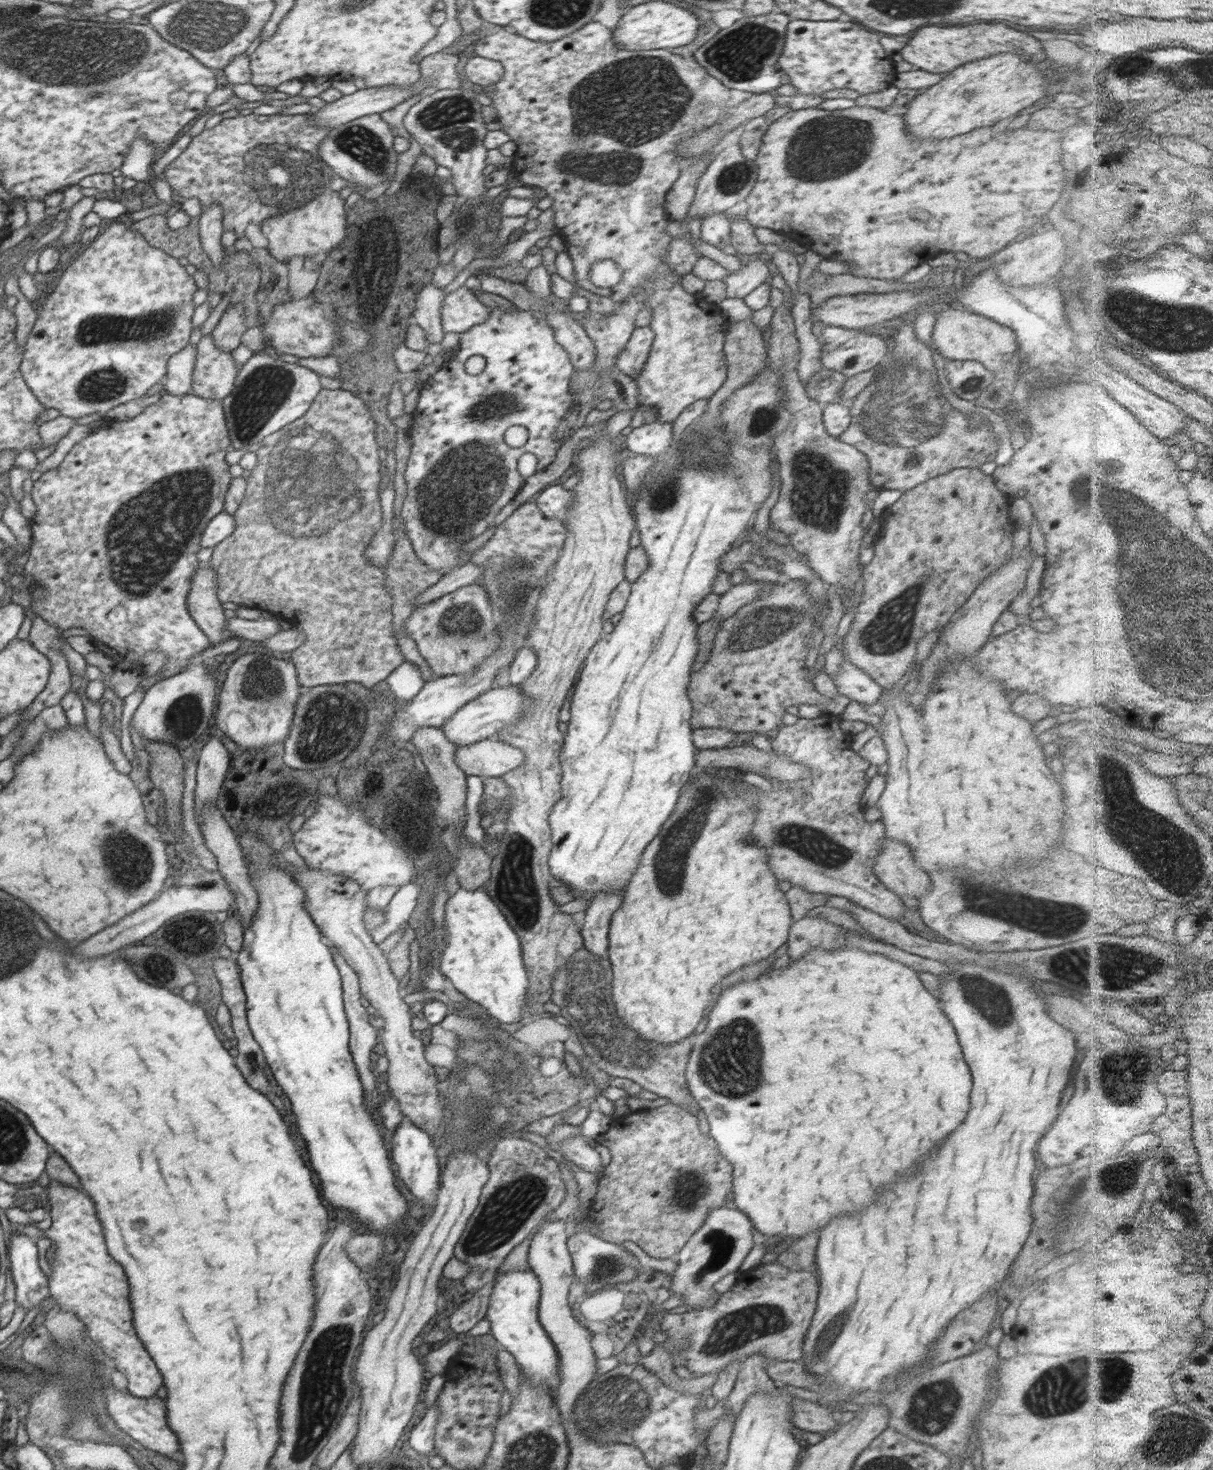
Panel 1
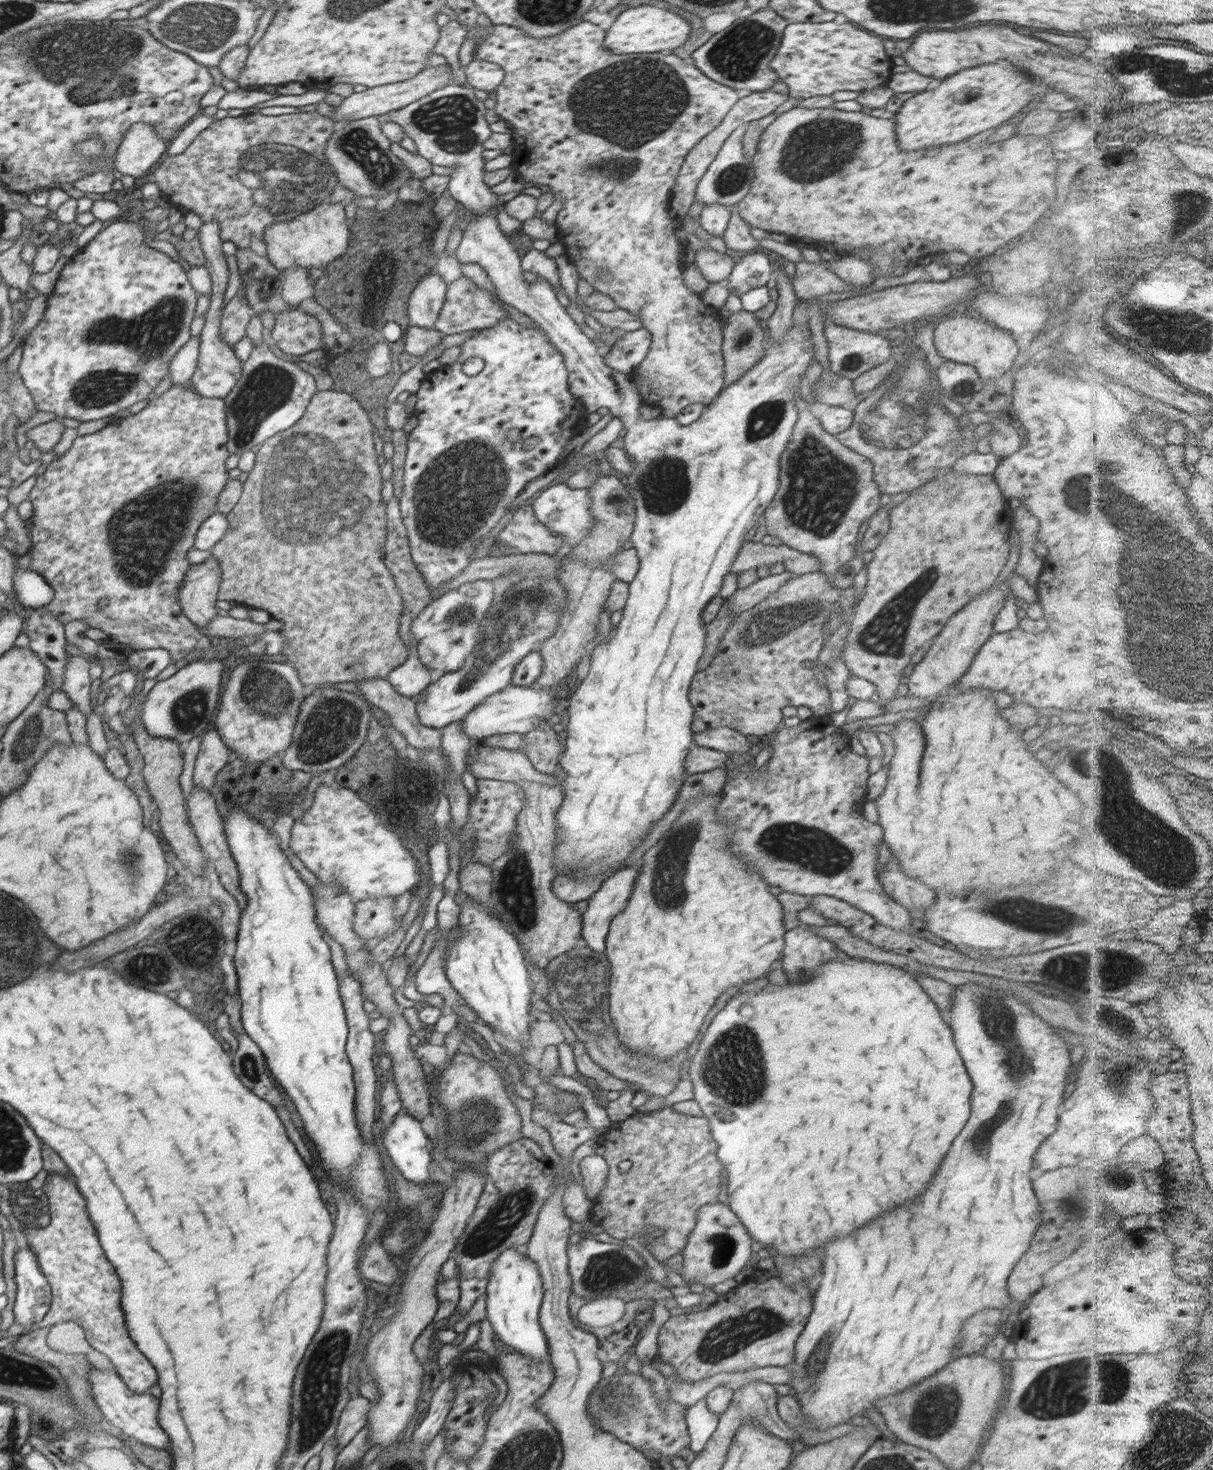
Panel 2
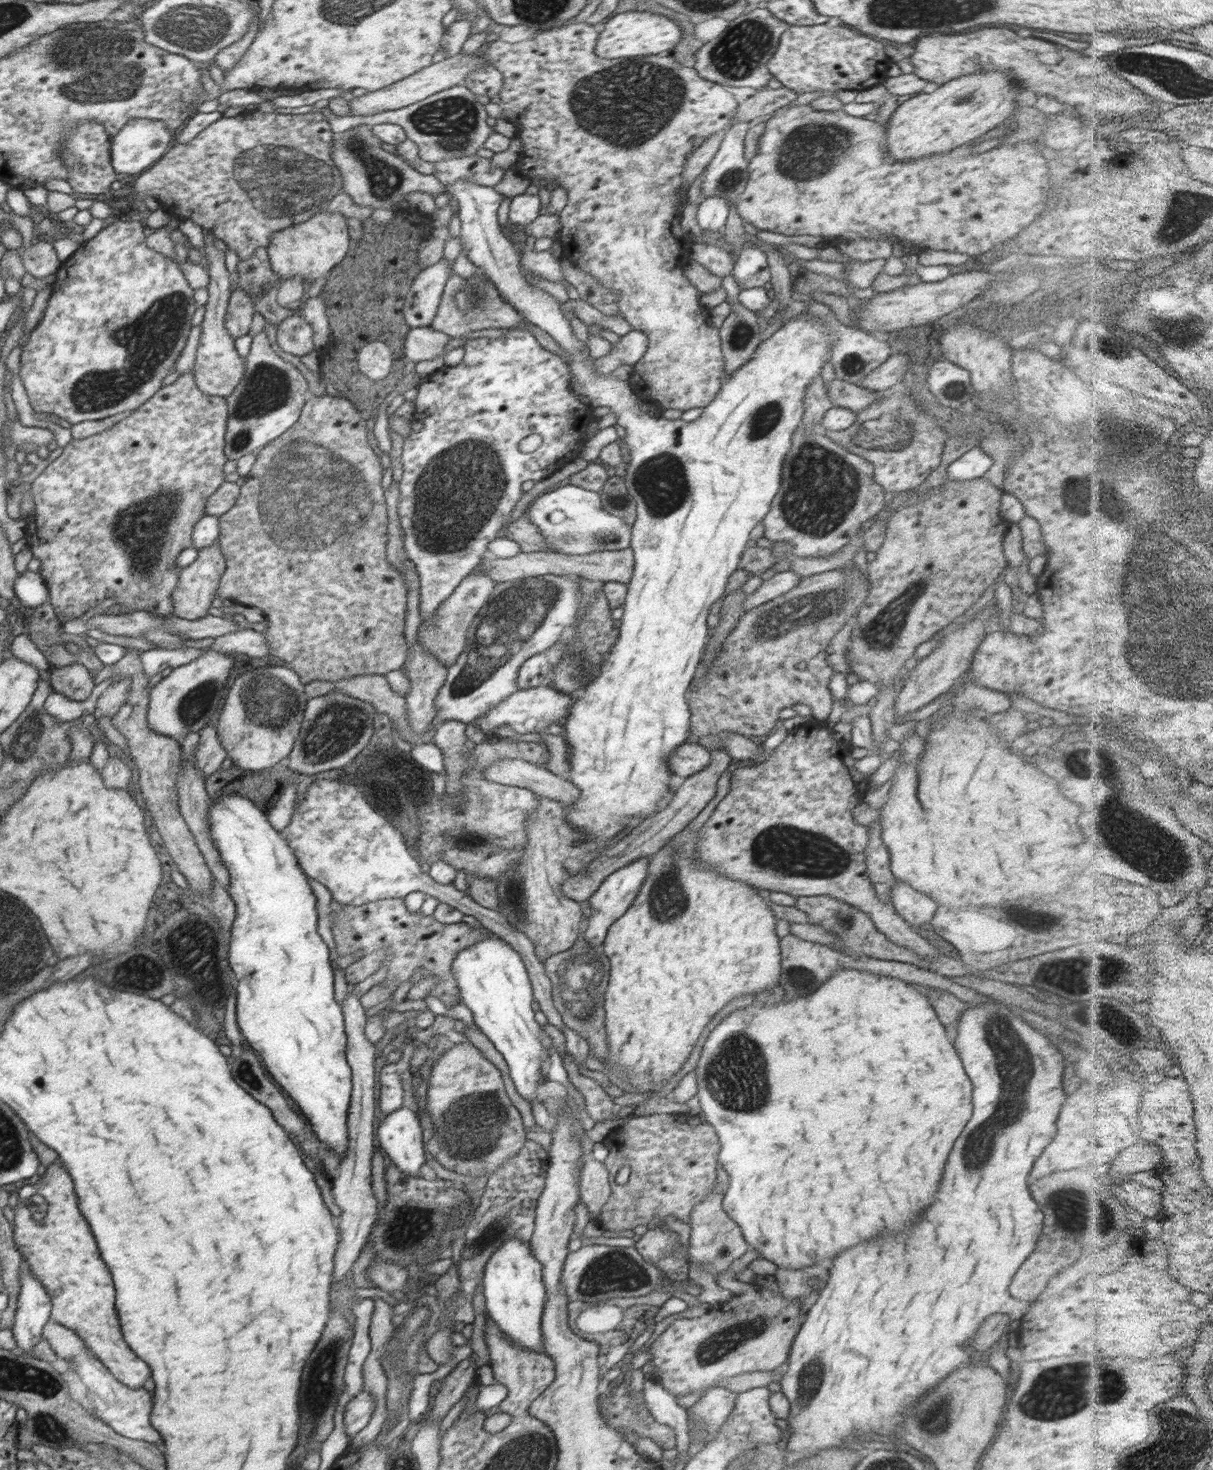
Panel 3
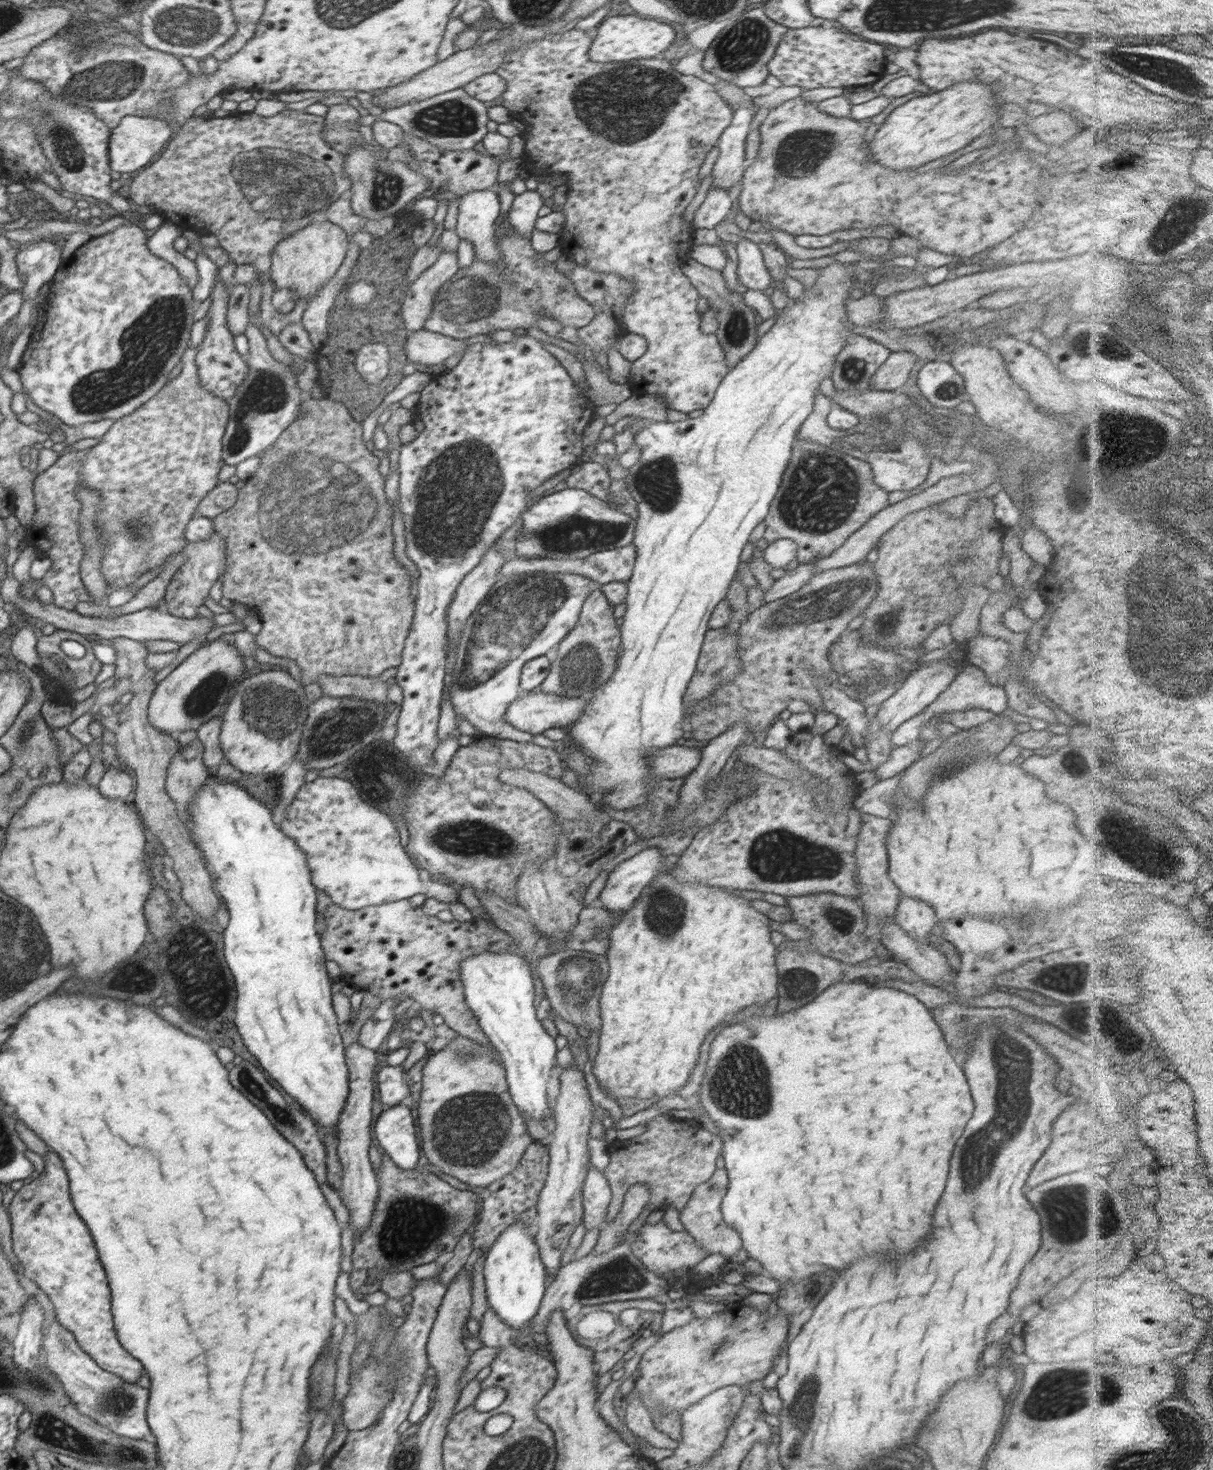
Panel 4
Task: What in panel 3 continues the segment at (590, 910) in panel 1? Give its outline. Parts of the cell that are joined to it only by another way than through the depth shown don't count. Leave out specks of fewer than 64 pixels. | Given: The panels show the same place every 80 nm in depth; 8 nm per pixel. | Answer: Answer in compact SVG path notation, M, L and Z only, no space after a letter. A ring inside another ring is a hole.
M642 857L642 859L636 859L634 862L623 866L624 868L616 870L616 872L612 872L610 876L600 881L599 887L589 898L589 903L591 904L590 910L592 911L587 921L588 928L583 931L583 934L585 940L592 946L592 952L602 948L602 944L612 923L630 908L633 900L638 896L641 884L646 880L645 867L650 861L650 857Z

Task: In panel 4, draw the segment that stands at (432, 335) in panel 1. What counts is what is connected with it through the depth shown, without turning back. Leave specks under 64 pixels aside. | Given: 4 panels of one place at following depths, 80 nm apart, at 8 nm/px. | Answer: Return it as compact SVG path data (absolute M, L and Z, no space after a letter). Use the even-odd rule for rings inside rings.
M442 251L438 260L412 283L401 306L408 333L412 334L423 328L425 320L432 312L433 300L439 288L458 271L457 252Z

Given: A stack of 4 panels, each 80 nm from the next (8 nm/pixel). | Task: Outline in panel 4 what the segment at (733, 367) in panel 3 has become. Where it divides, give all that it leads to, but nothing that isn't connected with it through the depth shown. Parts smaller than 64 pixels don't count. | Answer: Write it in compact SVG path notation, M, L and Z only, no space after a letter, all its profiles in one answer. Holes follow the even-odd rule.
M689 258L684 262L682 272L696 287L699 296L706 298L709 308L716 310L716 320L719 325L715 335L724 349L728 367L732 368L755 347L756 341L759 339L756 335L759 324L758 315L753 308L745 303L742 293L735 292L728 287L728 283L720 271L712 270L712 268L703 266L696 260Z

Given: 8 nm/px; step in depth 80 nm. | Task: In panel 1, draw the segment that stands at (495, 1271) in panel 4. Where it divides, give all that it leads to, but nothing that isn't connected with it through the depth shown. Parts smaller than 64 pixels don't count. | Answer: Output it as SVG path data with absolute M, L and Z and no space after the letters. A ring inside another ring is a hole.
M531 1268L525 1271L506 1271L493 1277L495 1283L486 1316L490 1321L491 1334L514 1356L522 1370L522 1378L526 1377L537 1390L548 1387L550 1393L553 1393L560 1382L559 1358L554 1343L539 1321L539 1278Z

